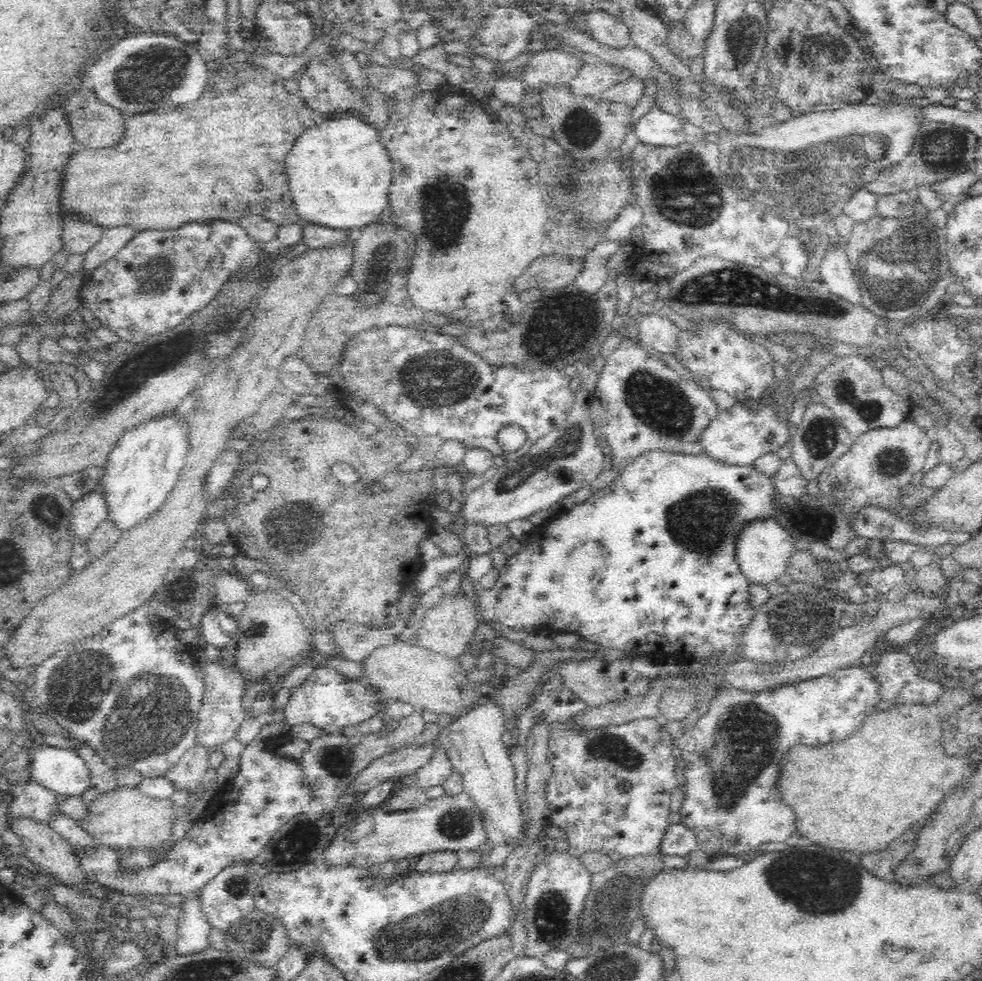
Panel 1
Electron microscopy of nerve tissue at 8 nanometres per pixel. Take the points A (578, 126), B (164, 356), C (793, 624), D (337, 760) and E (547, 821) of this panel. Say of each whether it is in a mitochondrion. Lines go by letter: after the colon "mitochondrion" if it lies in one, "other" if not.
A: mitochondrion
B: mitochondrion
C: mitochondrion
D: mitochondrion
E: other

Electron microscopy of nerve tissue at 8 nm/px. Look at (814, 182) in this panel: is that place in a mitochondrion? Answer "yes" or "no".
yes

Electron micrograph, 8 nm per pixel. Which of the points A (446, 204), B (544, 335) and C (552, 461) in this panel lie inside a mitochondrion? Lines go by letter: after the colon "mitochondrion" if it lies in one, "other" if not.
A: mitochondrion
B: mitochondrion
C: mitochondrion

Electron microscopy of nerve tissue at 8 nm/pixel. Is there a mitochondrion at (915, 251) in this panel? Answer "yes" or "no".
yes

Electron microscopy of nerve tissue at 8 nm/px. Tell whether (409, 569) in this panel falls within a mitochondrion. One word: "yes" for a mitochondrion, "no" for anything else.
no

